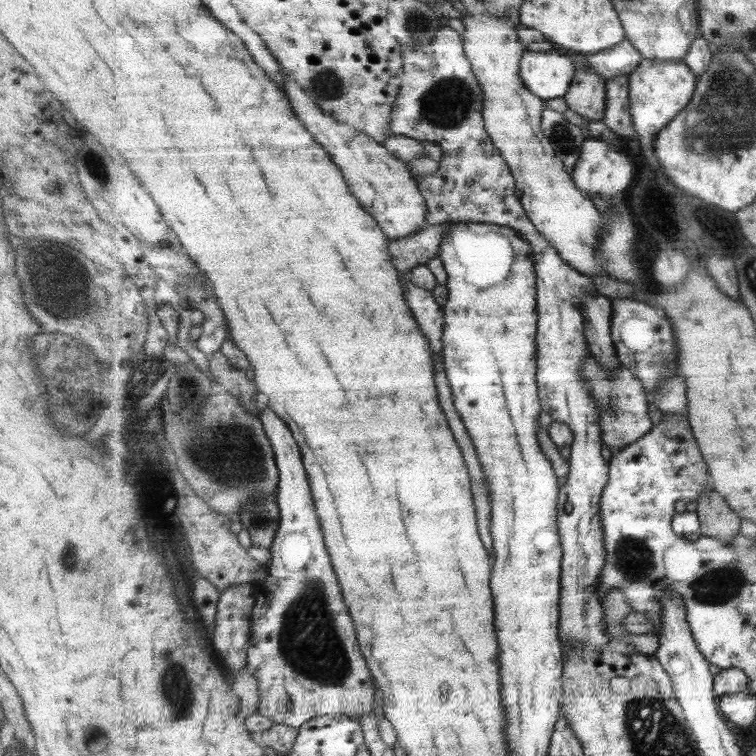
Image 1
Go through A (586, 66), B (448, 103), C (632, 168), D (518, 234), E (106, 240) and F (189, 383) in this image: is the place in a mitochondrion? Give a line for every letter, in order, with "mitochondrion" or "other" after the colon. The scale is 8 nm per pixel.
A: other
B: mitochondrion
C: other
D: other
E: other
F: mitochondrion

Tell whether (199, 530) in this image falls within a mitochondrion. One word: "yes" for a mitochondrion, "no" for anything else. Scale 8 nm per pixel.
no

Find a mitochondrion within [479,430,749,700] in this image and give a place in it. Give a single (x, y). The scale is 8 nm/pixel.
(634, 558)

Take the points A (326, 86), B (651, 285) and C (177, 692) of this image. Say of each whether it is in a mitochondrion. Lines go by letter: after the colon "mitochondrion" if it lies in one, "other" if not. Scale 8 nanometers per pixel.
A: mitochondrion
B: other
C: mitochondrion

